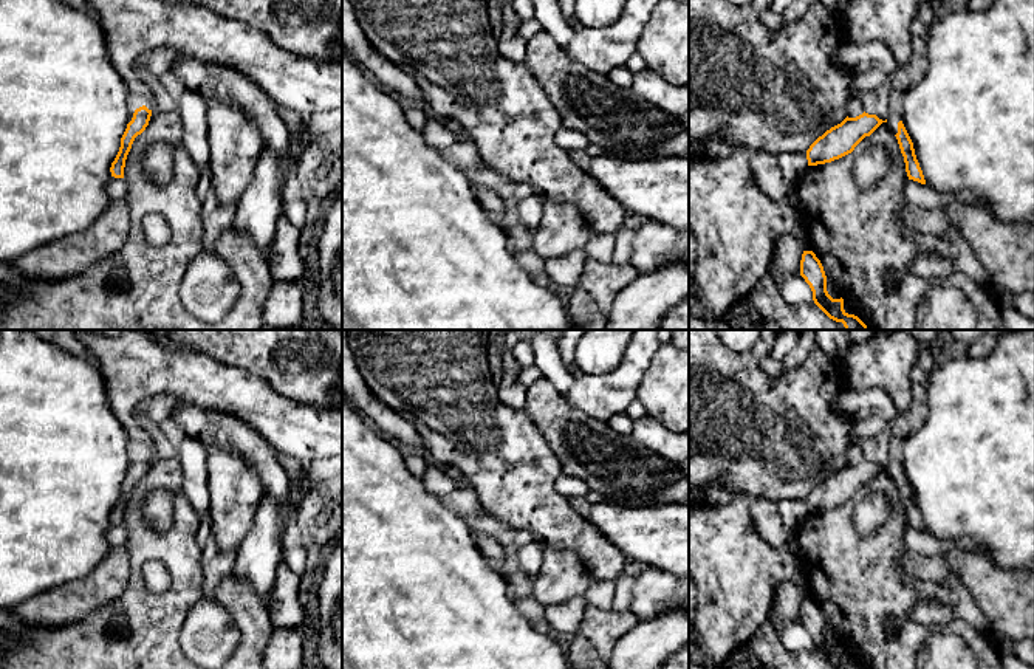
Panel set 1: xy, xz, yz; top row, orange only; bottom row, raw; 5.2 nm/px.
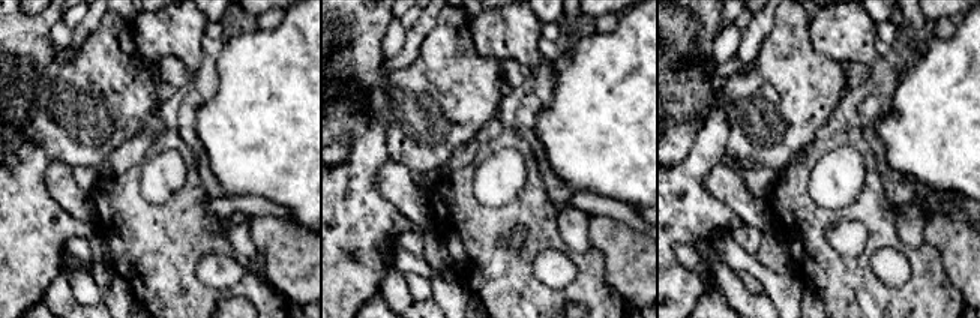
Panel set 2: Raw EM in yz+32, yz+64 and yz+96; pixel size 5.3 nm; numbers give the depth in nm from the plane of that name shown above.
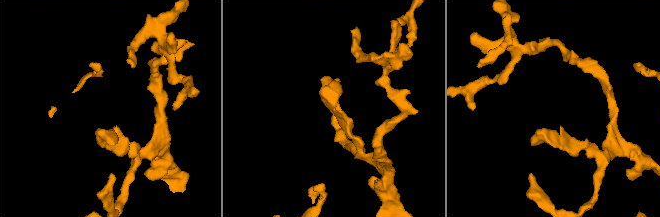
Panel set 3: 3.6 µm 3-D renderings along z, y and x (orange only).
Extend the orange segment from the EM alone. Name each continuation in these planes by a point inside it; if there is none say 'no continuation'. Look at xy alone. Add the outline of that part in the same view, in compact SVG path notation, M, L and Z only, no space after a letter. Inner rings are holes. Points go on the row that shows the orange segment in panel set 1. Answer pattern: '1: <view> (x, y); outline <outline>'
1: xy (135, 101); outline M130 91L128 93L128 122L132 121L135 110L142 105L152 110L152 104L144 96Z

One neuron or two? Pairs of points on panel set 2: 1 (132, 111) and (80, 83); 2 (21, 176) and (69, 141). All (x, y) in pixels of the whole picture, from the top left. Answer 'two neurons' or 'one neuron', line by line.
1: one neuron
2: two neurons

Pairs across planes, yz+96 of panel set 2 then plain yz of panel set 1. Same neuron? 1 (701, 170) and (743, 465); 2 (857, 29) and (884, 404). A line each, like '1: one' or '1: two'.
1: two
2: two

